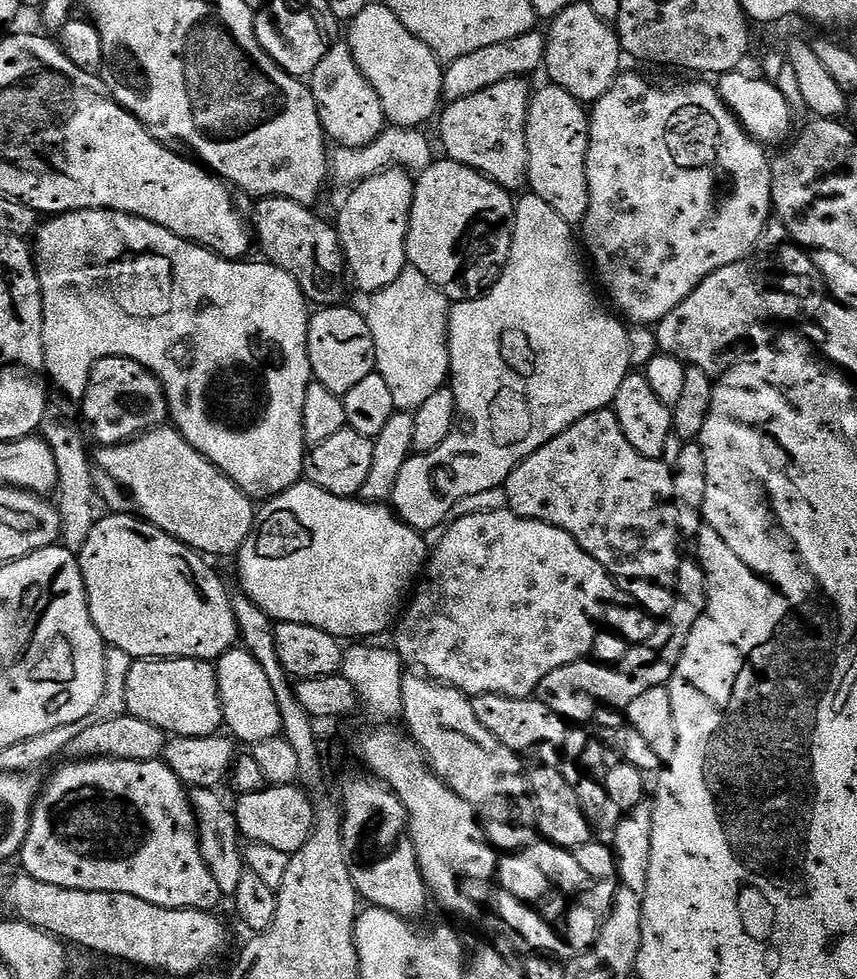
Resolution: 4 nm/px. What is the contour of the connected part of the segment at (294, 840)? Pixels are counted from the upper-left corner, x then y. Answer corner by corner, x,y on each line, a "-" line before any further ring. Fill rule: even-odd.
266,786
262,791
246,794
234,804
240,835
253,844
274,846
289,854
297,852
312,833
312,803
299,786

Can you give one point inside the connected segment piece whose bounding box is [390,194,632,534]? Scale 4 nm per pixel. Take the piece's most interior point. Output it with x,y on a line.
537,352

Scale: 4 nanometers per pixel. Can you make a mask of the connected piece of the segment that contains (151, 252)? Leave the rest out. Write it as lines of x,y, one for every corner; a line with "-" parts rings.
87,208
81,212
62,212
45,219
34,233
34,263
36,265
36,273
40,279
40,293
42,294
42,306
44,307
44,325
42,326
44,370
51,387
55,389
55,391
57,388
68,400
76,400
76,402
83,401
84,391
90,382
92,367
96,365
99,360
102,358
110,358
111,356
130,358
134,362
141,364
142,367
149,368
160,380
160,385
163,386
164,393
168,399
168,415
171,423
174,425
176,431
182,434
182,438
186,438
186,442
190,442
190,446
194,446
194,450
198,450
198,454
205,456
219,472
226,473
247,496
252,497
253,501
267,502
271,500
273,496
282,494
288,488
292,488
295,484
301,483
304,474
304,457
306,455
306,445
304,435
302,434
302,405
306,403
306,390
308,389
308,385
313,383
314,377
312,367
310,366
310,354
308,353
308,321
310,319
310,311
308,312
308,308
310,309
310,304
309,301
304,299
304,291
298,286
298,282
294,282
294,278
290,278
290,274
286,274
282,269
276,268
273,264
267,262
248,264
249,262
223,260
221,256
215,256
210,249
202,248
198,244
192,244
189,240
178,238
178,234
170,234
170,230
166,230
154,222
144,220
140,216
131,216
125,212
108,212
105,208

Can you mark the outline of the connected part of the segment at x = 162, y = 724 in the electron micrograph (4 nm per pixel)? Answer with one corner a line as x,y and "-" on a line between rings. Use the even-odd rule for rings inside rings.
153,658
150,660
133,659
130,674
126,677
127,715
142,718
142,722
151,722
166,734
202,738
215,736
225,727
224,707
218,690
215,663
206,660
174,660
171,658

